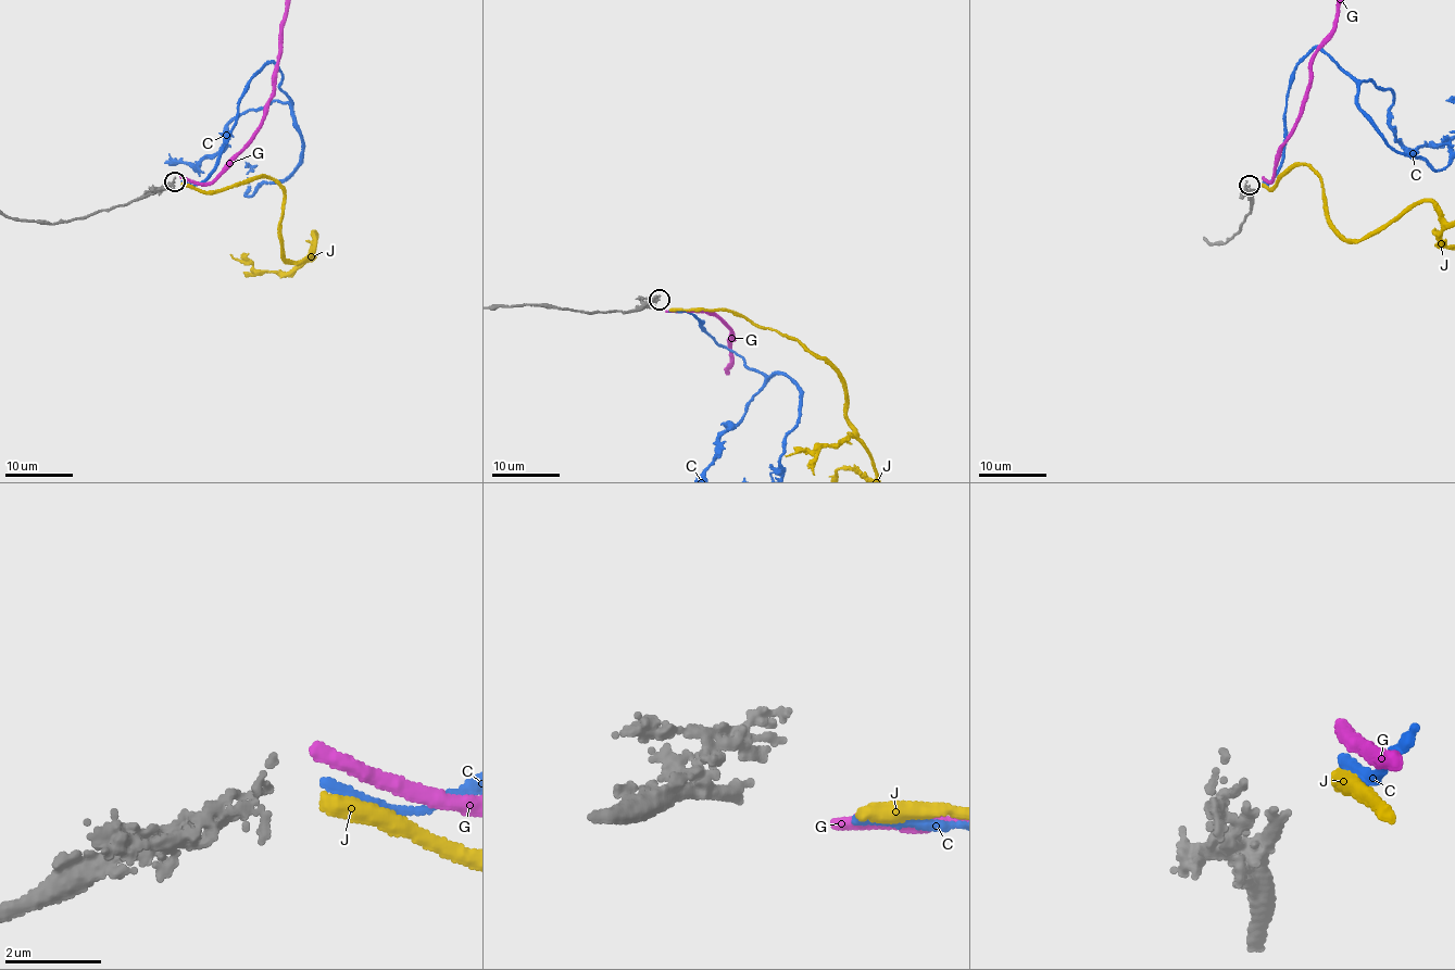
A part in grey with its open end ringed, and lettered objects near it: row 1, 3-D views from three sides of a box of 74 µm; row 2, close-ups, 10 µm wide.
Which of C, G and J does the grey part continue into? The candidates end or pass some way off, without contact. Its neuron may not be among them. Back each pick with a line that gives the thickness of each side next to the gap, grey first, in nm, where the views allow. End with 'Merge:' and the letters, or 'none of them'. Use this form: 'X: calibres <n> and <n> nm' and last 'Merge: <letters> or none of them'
J: calibres 60 and 380 nm
Merge: J

